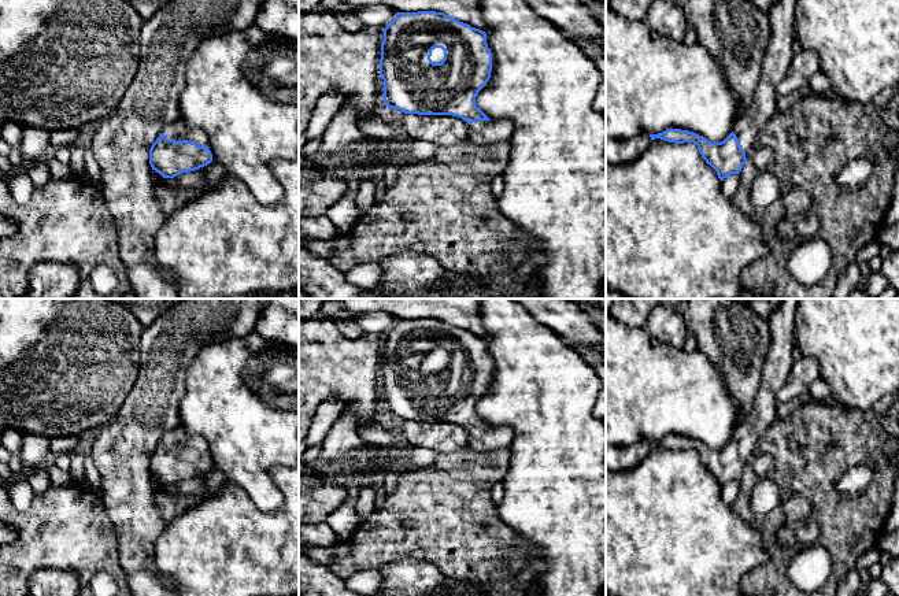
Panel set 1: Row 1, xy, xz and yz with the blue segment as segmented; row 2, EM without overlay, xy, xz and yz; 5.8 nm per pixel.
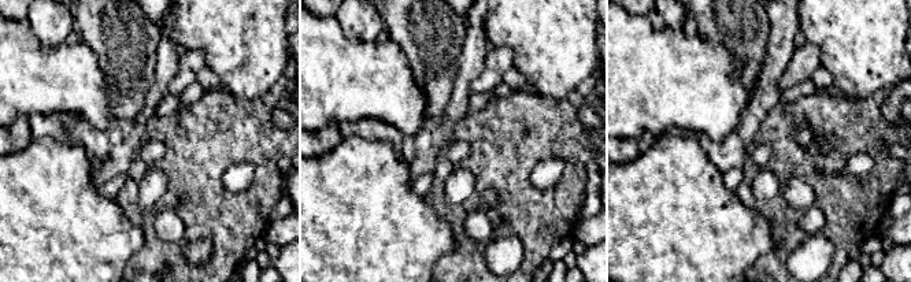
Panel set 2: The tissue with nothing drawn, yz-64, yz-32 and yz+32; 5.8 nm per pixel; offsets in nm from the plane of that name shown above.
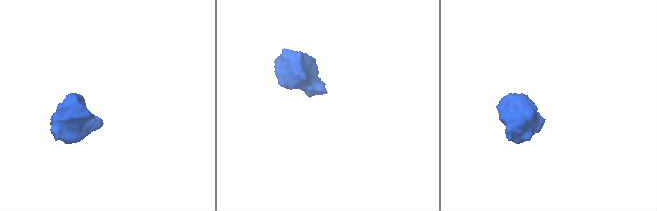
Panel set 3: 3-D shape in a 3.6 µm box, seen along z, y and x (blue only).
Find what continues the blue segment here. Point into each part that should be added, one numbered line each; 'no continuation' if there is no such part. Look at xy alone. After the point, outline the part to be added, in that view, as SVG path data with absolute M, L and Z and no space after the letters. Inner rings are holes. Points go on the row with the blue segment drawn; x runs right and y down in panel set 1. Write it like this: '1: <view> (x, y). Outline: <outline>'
1: xy (177, 130). Outline: M181 119L169 125L163 133L169 140L175 140L175 141L186 140L186 141L193 141L200 147L206 148L208 147L207 134L199 129L188 129Z

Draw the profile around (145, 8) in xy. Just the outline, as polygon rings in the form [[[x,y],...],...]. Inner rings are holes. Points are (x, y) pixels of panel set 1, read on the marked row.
[[[127,0],[130,5],[147,21],[173,0]]]

